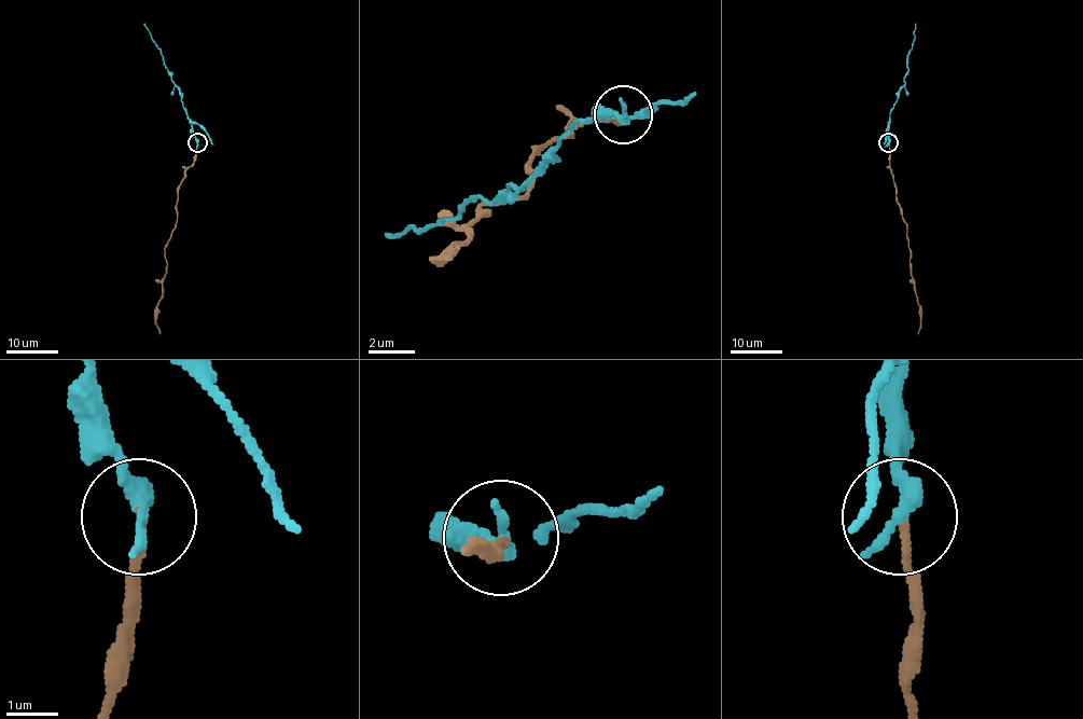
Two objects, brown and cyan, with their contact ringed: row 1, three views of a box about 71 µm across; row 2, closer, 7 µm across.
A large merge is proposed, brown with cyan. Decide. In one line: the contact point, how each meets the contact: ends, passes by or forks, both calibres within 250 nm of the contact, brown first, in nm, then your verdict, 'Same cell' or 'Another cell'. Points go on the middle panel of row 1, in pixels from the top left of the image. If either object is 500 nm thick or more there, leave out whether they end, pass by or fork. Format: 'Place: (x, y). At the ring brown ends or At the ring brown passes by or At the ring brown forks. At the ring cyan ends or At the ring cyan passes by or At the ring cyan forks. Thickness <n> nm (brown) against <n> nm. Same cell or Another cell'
Place: (623, 114). At the ring brown ends. At the ring cyan ends. Thickness 140 nm (brown) against 380 nm. Another cell

